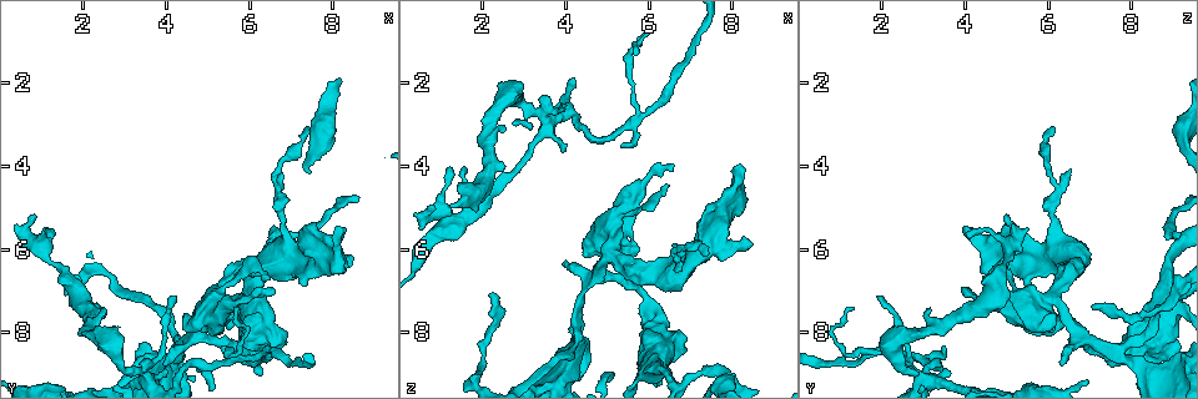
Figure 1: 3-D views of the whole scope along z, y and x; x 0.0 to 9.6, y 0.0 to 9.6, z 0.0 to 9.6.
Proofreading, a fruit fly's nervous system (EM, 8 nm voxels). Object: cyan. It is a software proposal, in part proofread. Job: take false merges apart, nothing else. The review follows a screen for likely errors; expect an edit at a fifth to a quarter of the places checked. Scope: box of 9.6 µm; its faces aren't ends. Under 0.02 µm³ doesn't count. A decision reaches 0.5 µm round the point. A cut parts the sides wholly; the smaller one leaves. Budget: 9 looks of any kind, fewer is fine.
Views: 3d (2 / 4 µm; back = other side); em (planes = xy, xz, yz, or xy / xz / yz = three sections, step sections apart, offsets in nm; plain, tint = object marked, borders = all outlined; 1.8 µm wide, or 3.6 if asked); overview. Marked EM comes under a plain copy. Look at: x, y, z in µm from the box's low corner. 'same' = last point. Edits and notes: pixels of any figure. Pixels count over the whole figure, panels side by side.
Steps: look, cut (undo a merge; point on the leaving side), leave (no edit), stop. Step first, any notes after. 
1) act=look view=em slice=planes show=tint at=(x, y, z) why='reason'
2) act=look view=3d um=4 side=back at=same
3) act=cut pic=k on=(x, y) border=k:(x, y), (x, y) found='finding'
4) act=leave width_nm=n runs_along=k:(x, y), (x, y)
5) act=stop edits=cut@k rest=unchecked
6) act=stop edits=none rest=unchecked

act=look view=3d um=4 at=(4.25, 8.55, 7.75) why='three arms meet'

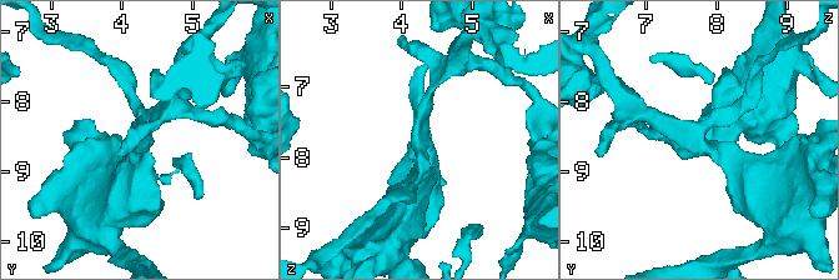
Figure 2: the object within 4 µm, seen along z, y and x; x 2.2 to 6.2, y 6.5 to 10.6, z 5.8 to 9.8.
act=look view=em slice=planes show=tint at=(4.30, 8.60, 7.75) arms=3 why='need the tissue'

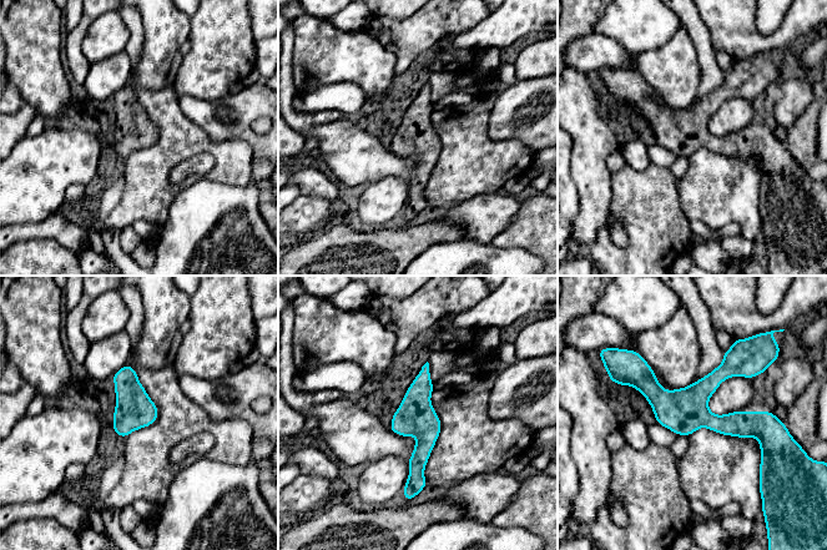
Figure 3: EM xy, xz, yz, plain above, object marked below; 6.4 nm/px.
act=leave runs_along=3:(631, 382), (715, 423), (772, 422) found='continuous, no second neuron'

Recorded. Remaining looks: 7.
act=look view=3d um=2 at=(2.90, 8.95, 2.50) why='three-way junction'

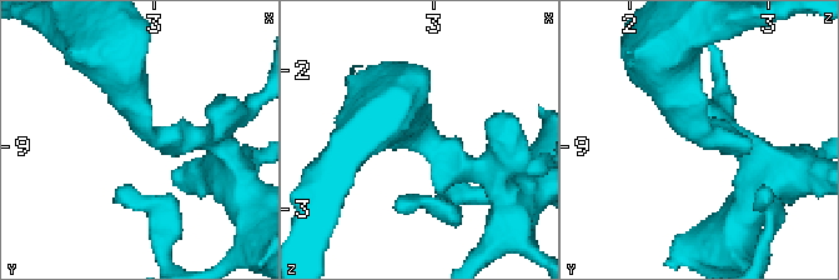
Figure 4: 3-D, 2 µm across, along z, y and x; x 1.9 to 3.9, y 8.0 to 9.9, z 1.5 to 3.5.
act=look view=em slice=planes show=tint at=(2.96, 8.90, 2.46) why='need the tissue'

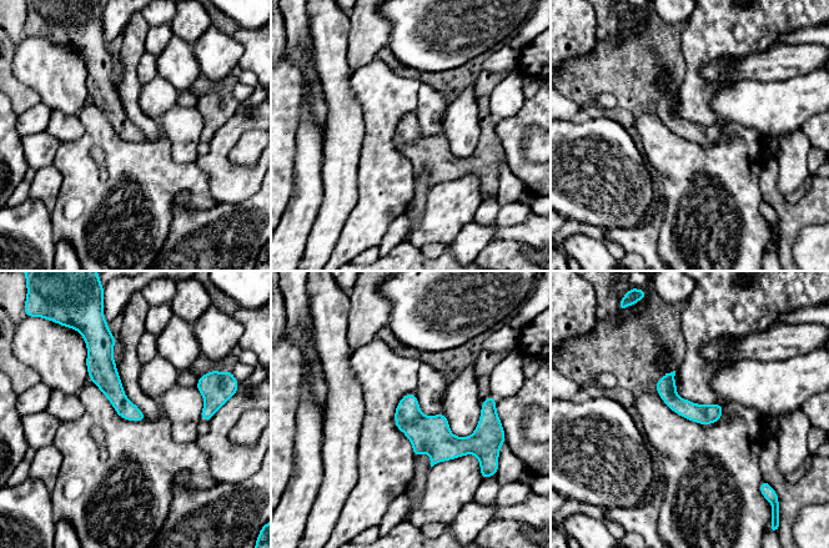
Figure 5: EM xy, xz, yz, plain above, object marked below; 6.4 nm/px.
act=leave width_nm=120 found='all the same neuron'

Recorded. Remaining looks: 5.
act=look view=3d um=2 at=(5.65, 8.60, 2.85) why='branch point'

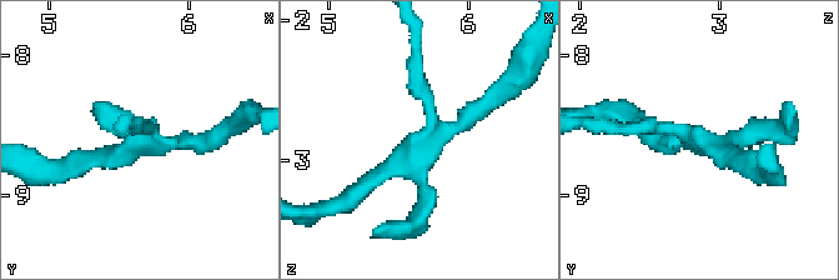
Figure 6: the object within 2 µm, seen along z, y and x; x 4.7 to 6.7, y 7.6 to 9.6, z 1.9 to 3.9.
act=look view=em um=3.6 slice=planes show=tint at=(5.68, 8.62, 2.86) why='need the tissue'

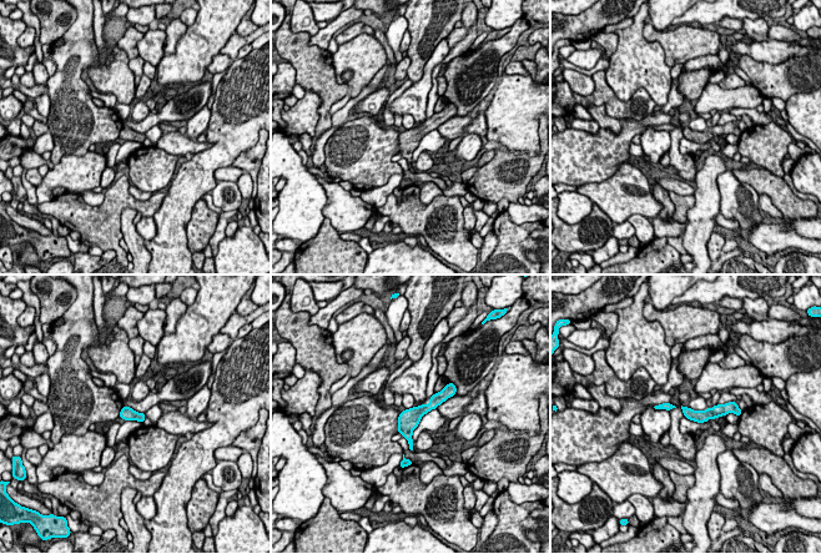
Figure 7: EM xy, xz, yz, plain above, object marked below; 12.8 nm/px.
act=leave runs_along=7:(725, 407), (706, 414), (685, 411) found='one neuron here'

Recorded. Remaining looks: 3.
act=look view=em um=3.6 slice=planes show=tint at=(5.15, 7.35, 5.80) why='thick turns thin'

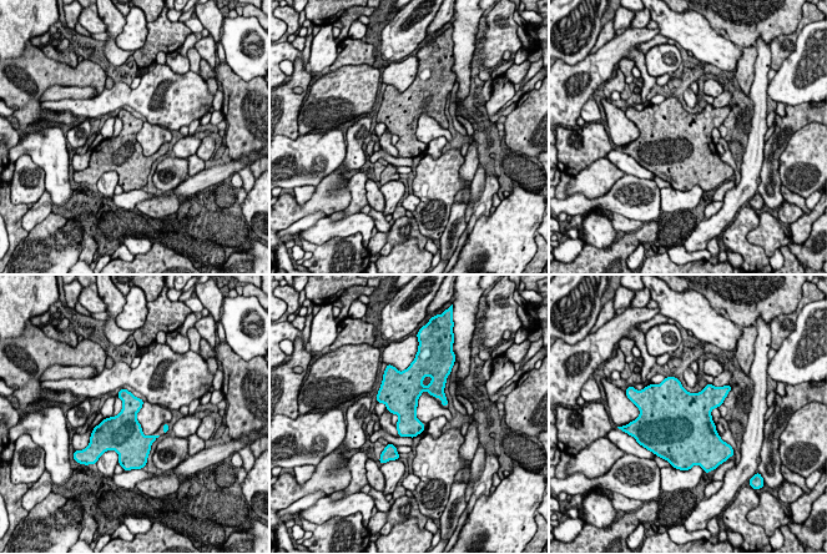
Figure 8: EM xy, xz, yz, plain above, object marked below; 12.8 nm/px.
act=leave found='all the same neuron'

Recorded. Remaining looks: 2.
act=stop edits=none rest=unchecked

